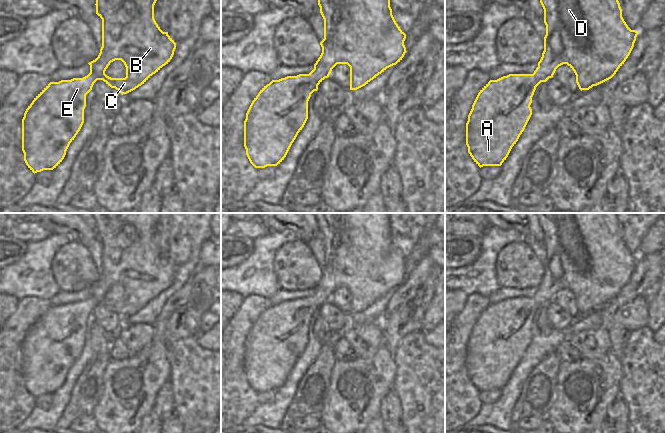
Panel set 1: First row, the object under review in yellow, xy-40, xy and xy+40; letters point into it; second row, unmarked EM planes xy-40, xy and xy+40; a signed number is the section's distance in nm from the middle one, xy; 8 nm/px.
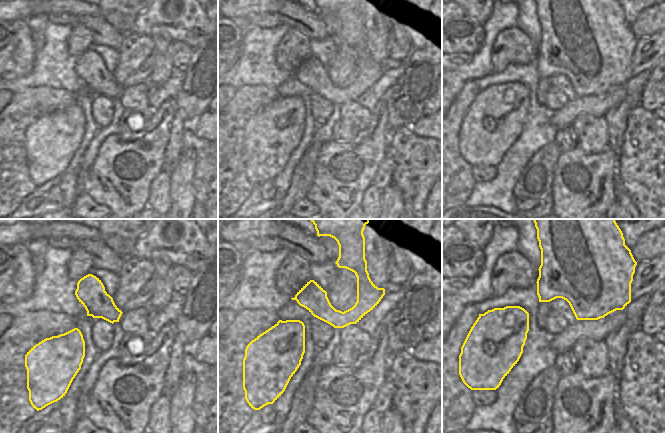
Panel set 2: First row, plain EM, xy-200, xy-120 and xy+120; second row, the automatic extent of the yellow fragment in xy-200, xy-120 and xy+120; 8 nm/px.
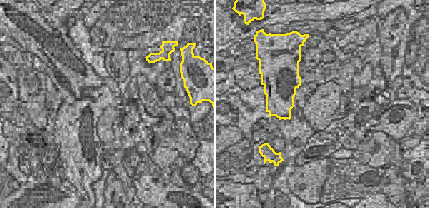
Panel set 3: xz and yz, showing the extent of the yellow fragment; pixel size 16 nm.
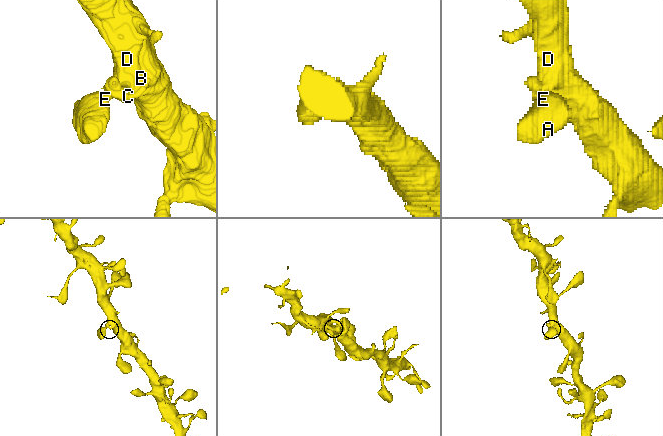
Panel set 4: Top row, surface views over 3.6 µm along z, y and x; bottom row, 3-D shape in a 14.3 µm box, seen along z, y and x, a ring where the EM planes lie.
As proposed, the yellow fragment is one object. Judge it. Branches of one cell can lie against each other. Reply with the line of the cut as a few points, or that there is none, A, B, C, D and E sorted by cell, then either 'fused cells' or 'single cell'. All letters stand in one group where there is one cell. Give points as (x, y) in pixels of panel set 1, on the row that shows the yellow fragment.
no cut; A B C D E; single cell

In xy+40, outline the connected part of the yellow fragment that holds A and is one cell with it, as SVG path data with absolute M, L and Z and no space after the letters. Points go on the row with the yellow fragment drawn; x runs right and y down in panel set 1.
M540 0L544 9L546 35L544 51L533 74L509 74L490 80L478 93L466 123L466 145L474 162L483 166L501 166L524 131L531 115L532 97L541 82L552 78L556 69L567 64L576 75L579 89L589 90L611 79L630 55L638 32L631 30L622 17L618 0Z

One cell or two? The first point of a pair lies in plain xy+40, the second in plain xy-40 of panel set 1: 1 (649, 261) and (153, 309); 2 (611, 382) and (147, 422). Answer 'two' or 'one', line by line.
1: two
2: two

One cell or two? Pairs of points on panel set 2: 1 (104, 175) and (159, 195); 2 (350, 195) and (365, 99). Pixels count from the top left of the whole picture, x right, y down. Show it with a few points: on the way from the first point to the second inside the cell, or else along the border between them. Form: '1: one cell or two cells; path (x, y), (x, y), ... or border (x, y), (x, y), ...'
1: two cells; border (160, 170), (149, 185), (149, 198), (146, 207)
2: two cells; border (386, 90), (372, 111)

